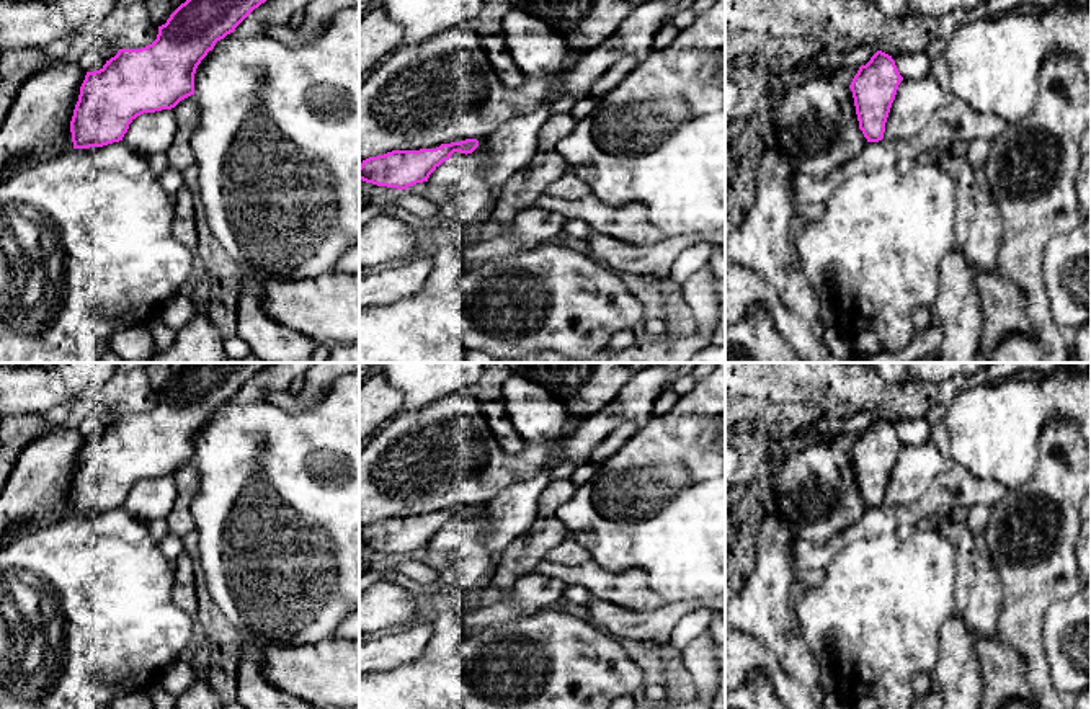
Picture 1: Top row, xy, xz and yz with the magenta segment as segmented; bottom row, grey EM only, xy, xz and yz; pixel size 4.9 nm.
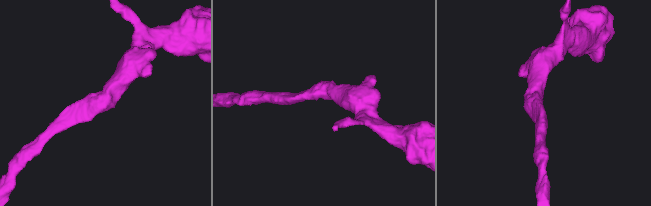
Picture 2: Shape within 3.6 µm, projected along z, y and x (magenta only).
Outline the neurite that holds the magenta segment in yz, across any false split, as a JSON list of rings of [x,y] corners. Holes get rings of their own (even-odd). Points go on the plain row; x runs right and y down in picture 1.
[[[877,417],[854,441],[849,454],[859,495],[867,508],[884,505],[885,488],[902,446],[895,426],[882,417]]]

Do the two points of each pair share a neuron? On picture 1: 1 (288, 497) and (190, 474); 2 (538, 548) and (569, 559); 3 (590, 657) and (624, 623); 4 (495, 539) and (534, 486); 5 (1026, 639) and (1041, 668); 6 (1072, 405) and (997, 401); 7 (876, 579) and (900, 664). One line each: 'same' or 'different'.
1: different
2: different
3: different
4: same
5: same
6: same
7: same

